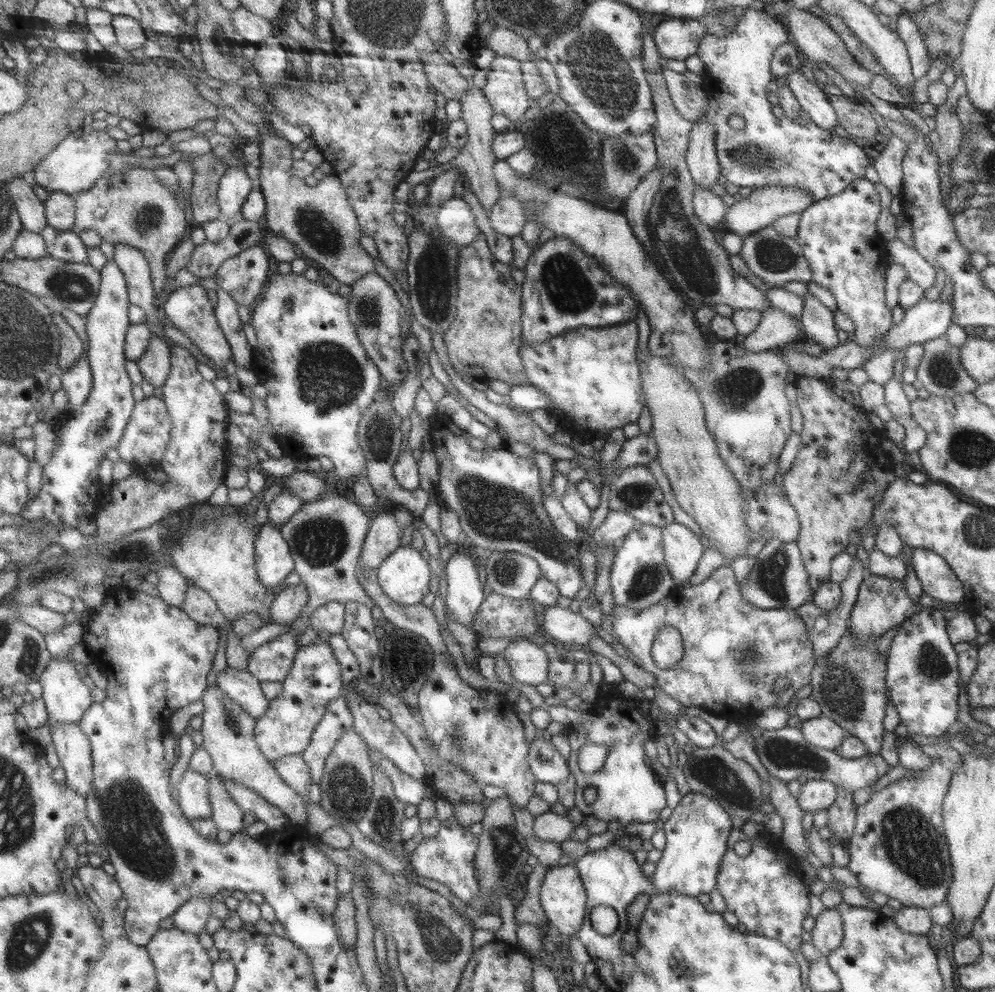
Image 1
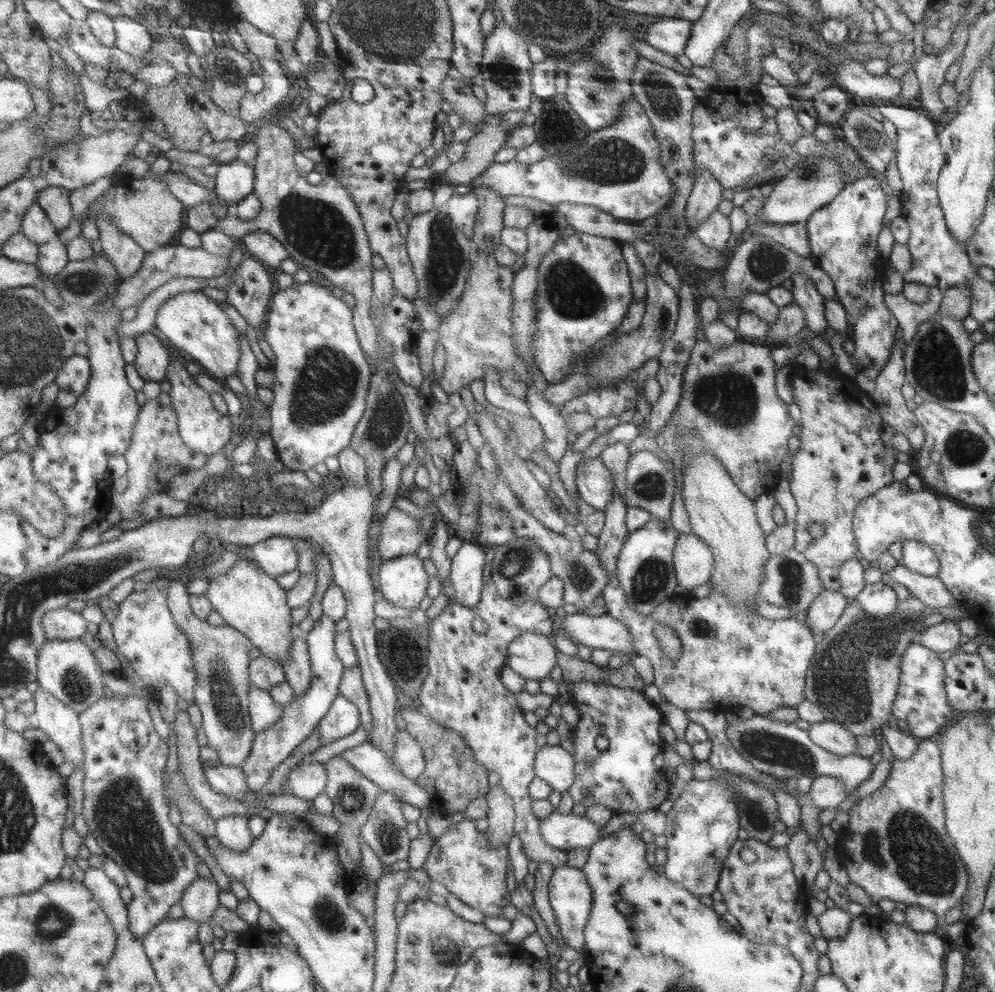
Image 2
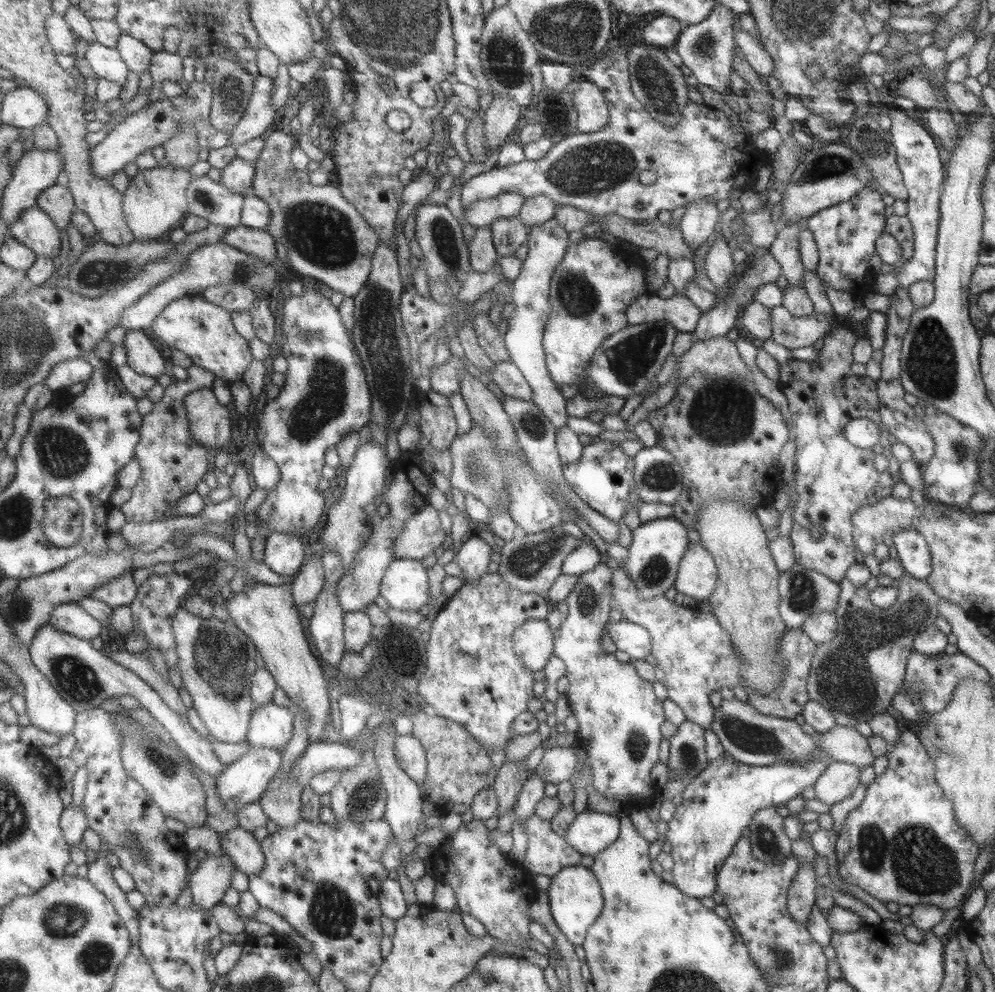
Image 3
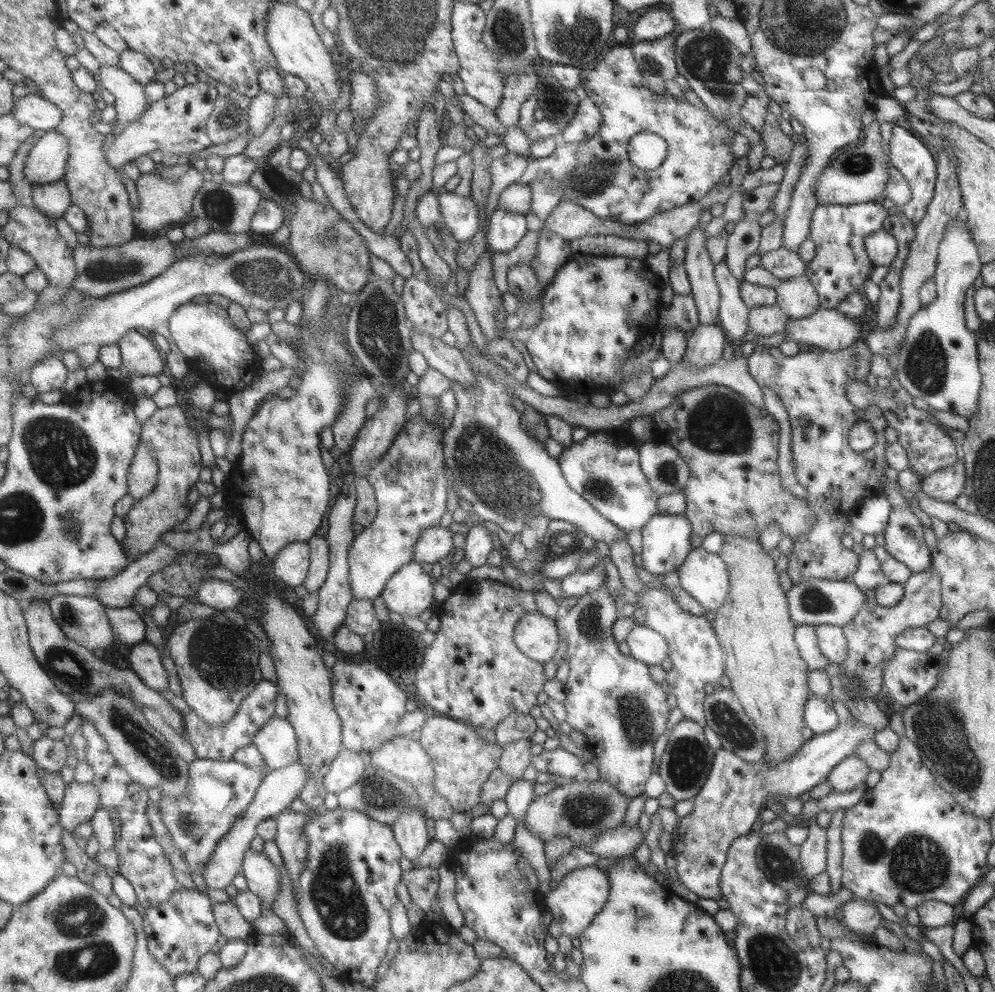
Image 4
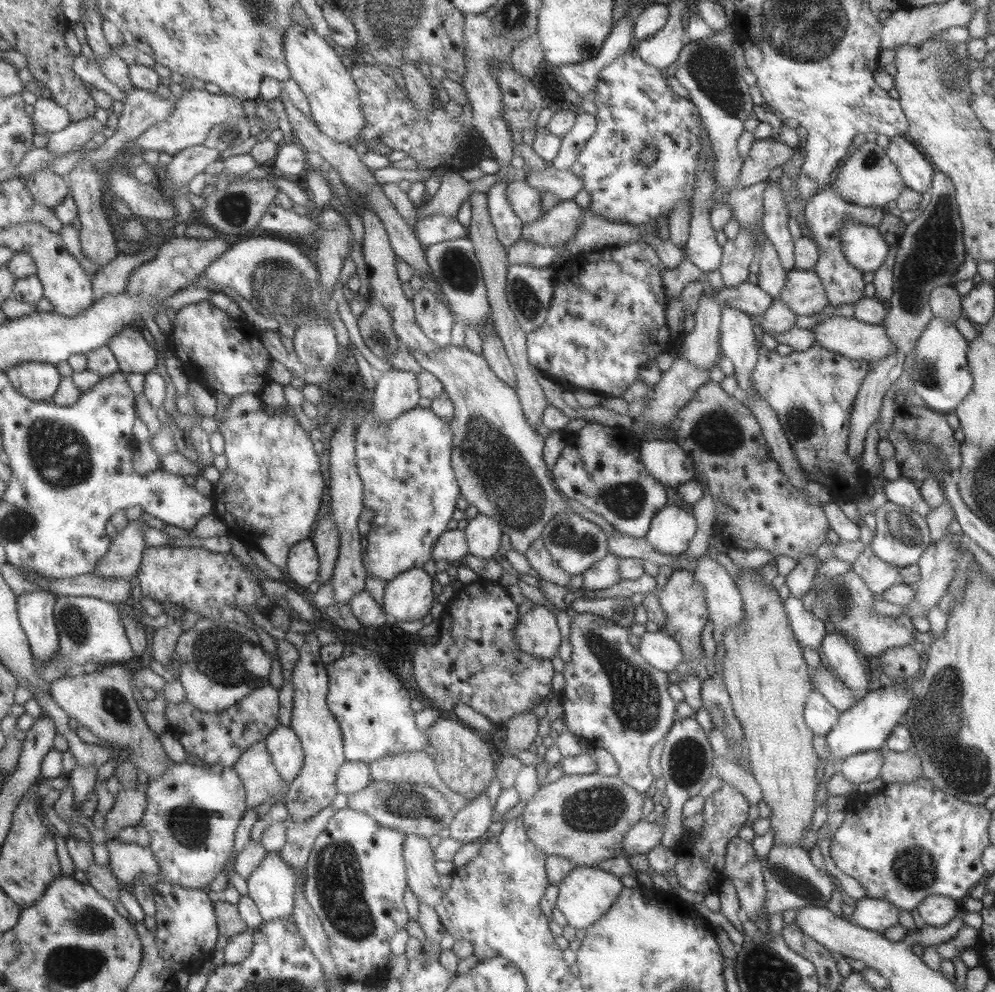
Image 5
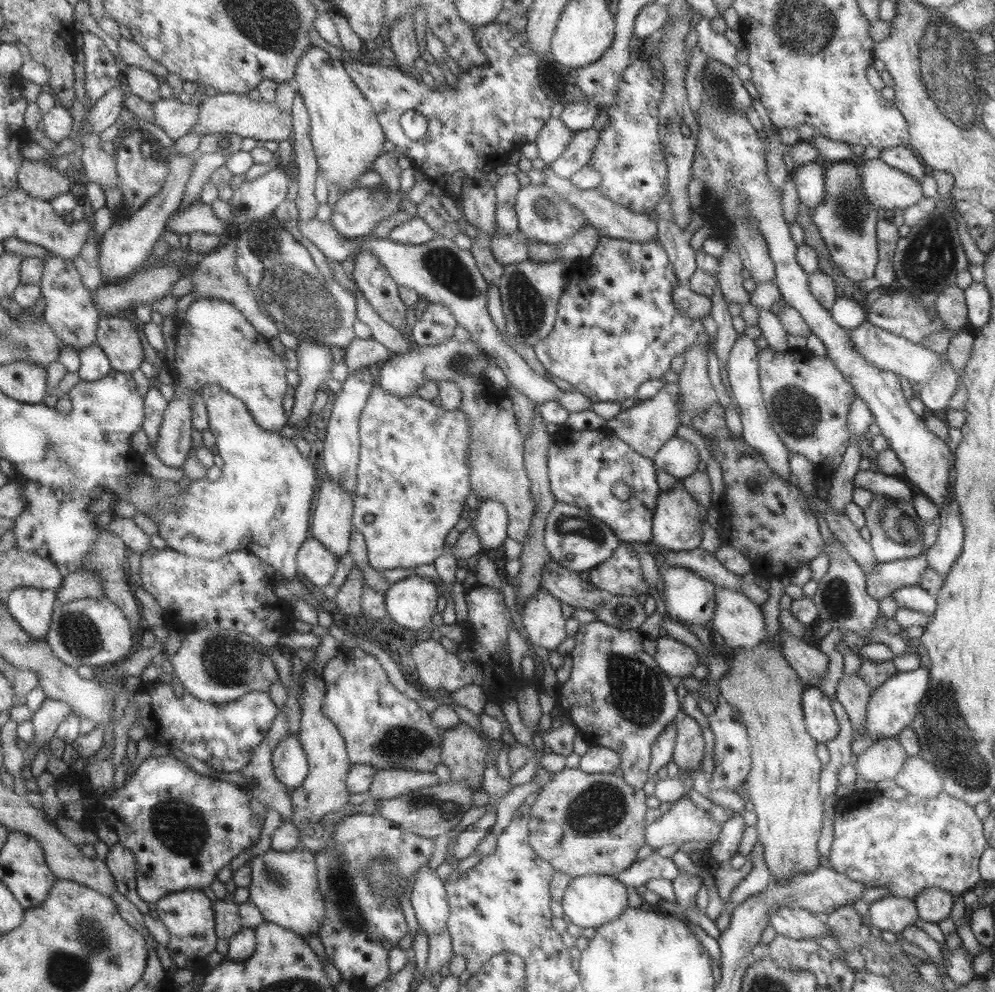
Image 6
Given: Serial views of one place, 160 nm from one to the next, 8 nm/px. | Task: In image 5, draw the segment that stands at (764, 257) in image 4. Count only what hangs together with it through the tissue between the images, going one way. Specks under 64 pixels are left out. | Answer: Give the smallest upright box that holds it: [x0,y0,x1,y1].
[762,180,794,272]

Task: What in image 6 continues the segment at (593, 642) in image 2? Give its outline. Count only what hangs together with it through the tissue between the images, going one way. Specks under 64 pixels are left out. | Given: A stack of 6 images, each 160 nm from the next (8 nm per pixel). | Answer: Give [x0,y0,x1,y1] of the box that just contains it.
[653,638,699,680]

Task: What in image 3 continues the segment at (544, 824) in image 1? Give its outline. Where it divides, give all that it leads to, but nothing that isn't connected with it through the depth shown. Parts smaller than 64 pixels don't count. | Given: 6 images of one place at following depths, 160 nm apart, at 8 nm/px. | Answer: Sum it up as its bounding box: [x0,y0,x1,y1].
[563,810,619,857]

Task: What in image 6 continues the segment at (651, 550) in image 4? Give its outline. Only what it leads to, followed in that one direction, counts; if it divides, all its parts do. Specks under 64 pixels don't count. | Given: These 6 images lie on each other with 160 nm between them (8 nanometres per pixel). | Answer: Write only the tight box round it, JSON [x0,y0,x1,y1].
[652,479,704,552]

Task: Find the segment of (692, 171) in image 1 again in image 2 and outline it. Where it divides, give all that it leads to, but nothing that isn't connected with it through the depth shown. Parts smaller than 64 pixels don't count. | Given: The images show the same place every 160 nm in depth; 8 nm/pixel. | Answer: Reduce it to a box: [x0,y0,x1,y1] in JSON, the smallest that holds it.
[684,169,721,230]

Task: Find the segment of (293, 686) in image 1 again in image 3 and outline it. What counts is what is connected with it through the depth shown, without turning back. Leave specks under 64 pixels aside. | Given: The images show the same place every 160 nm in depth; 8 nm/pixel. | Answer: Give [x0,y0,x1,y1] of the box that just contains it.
[215,584,346,811]

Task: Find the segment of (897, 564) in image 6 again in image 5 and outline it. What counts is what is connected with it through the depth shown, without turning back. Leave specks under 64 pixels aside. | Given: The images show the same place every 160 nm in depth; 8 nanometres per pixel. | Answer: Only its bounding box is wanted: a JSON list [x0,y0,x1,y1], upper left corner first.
[851,546,900,594]

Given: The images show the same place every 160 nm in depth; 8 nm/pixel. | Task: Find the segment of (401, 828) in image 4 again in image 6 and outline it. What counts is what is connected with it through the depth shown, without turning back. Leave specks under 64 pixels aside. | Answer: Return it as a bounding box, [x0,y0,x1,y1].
[410,862,449,936]

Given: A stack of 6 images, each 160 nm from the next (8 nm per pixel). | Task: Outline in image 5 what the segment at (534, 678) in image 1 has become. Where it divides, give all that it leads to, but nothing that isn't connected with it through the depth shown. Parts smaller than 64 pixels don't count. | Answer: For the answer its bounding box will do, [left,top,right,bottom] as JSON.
[515,605,560,660]

